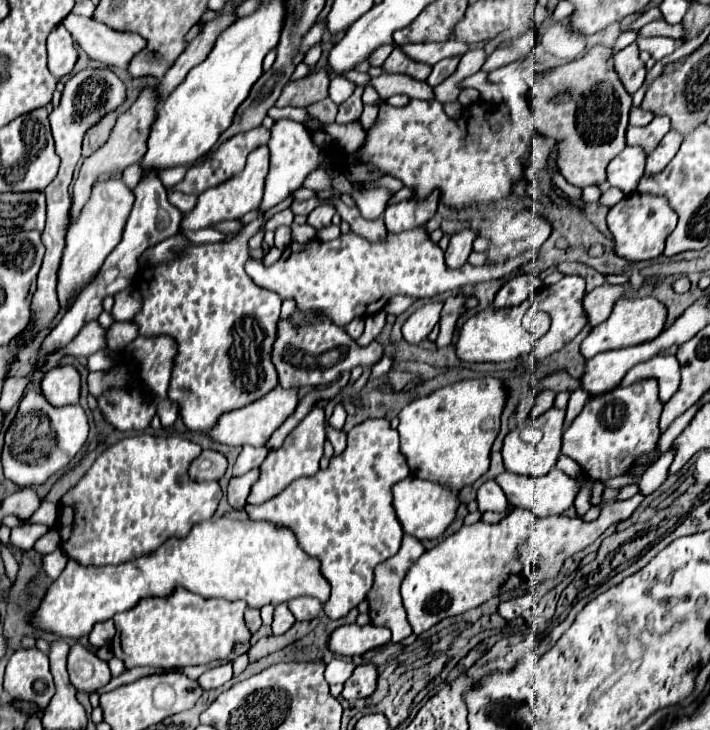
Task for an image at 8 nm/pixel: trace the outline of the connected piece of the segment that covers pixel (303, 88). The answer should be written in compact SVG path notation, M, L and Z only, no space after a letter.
M325 67L301 77L297 81L289 81L277 100L277 107L307 107L327 97L329 87L329 71Z

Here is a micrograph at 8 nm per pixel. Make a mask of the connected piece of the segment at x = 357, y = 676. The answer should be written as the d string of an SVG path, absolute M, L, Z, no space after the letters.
M365 663L365 665L359 665L353 675L345 681L345 687L343 687L343 699L347 701L355 701L355 699L365 699L369 695L375 693L375 687L377 687L377 665L373 663Z

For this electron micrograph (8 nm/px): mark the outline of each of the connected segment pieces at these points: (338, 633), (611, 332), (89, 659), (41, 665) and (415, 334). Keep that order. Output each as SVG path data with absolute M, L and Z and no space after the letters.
M353 623L353 625L337 627L329 635L327 647L335 655L355 657L355 655L363 655L369 649L385 645L389 639L391 639L391 633L385 627L375 627L371 623L365 627L359 627L357 623Z
M655 297L619 299L615 303L611 315L603 323L593 327L589 337L581 343L581 353L585 359L591 359L595 355L611 351L611 349L623 349L623 347L631 347L631 345L639 345L643 341L655 339L661 333L661 329L665 327L665 319L667 319L665 305L661 305Z
M81 645L71 647L67 669L69 669L69 677L75 689L87 695L95 693L97 689L104 687L112 679L108 663Z
M17 649L5 669L5 691L13 699L33 701L45 707L55 693L49 657L39 649Z
M429 303L429 305L417 309L407 319L407 323L403 325L403 337L405 337L405 341L407 343L419 343L419 341L427 339L427 335L431 333L431 329L439 321L441 309L443 309L441 303Z

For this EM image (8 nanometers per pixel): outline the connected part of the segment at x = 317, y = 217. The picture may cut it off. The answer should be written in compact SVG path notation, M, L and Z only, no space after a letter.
M323 203L323 205L315 207L315 209L309 213L307 223L309 223L311 227L315 227L315 229L323 229L323 227L331 225L331 217L333 217L333 215L335 215L335 207Z

